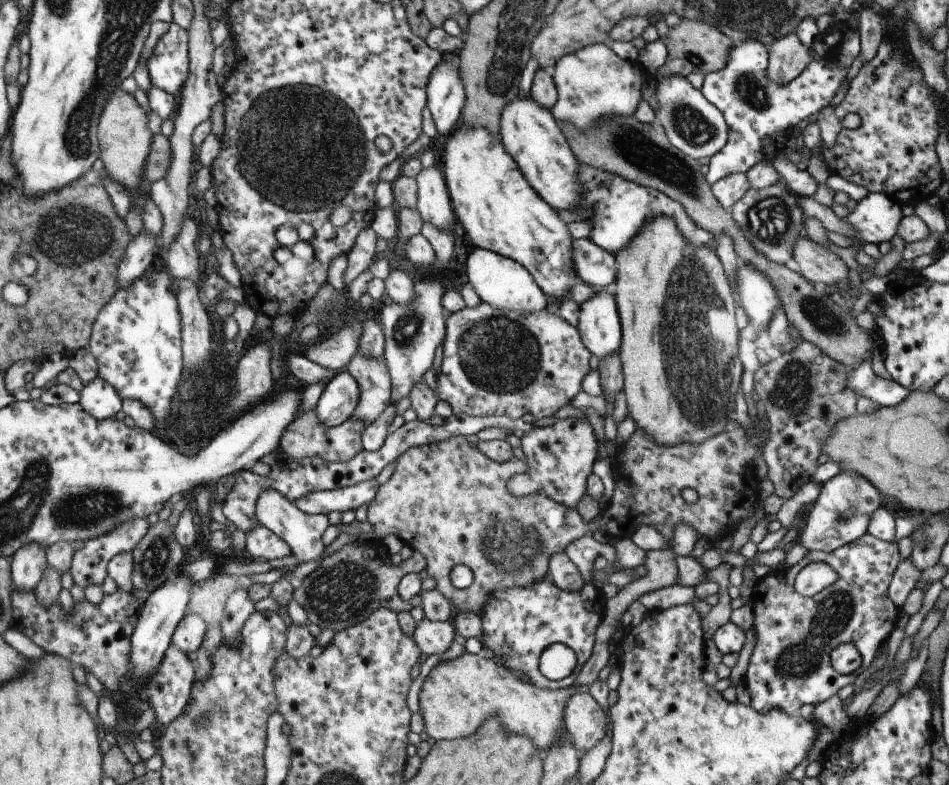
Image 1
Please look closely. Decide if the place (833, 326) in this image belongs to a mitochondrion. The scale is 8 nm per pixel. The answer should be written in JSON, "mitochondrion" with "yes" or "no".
{"mitochondrion":"yes"}

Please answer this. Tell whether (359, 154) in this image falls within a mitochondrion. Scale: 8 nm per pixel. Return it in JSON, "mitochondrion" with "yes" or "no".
{"mitochondrion":"yes"}

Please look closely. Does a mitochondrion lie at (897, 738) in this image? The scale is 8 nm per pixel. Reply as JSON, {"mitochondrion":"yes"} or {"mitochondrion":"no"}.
{"mitochondrion":"no"}

